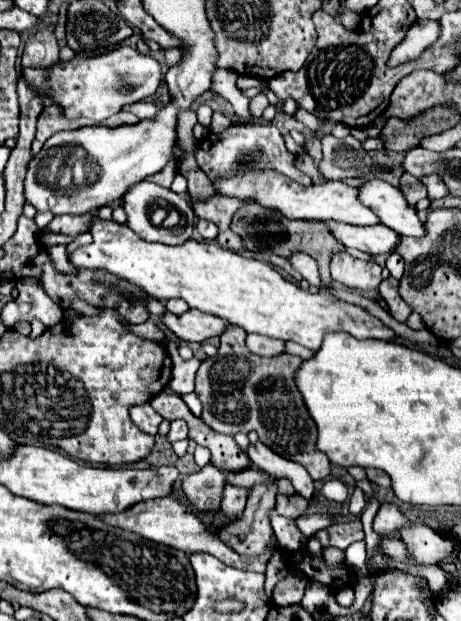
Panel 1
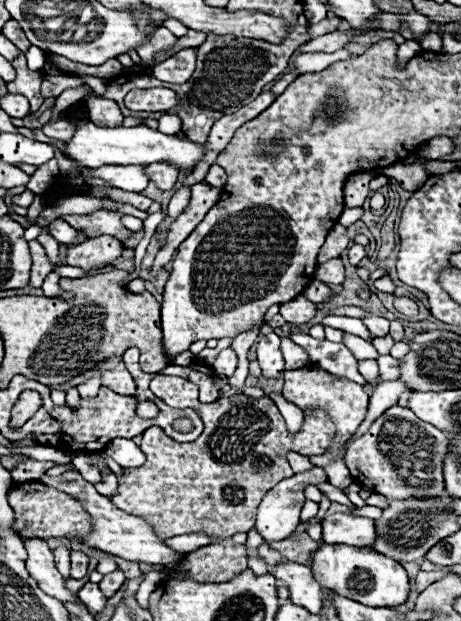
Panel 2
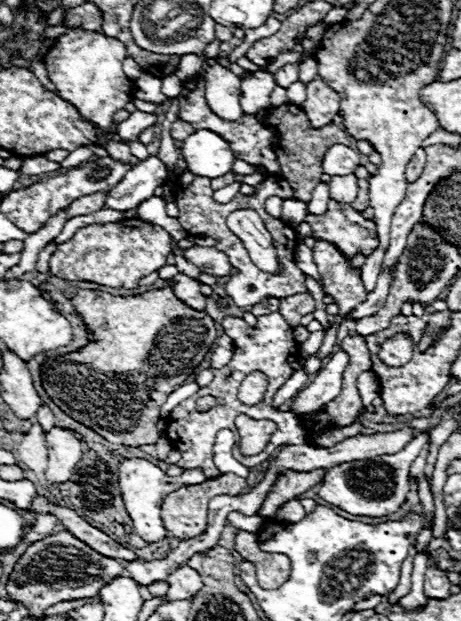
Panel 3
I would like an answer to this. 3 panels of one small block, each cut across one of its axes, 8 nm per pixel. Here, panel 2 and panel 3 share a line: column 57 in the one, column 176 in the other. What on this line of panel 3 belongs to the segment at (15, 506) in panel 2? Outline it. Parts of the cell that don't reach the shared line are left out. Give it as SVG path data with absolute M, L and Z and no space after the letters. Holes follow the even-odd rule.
M220 474L218 478L212 478L212 480L206 480L204 484L190 484L190 486L182 486L174 492L170 492L162 506L160 506L160 518L162 518L162 524L164 528L174 536L174 538L180 538L180 540L188 540L188 538L194 538L198 534L202 534L206 530L206 514L208 514L208 502L212 500L212 496L218 496L218 494L230 494L230 496L236 496L236 494L242 494L242 490L246 488L246 480L236 476L236 474Z

